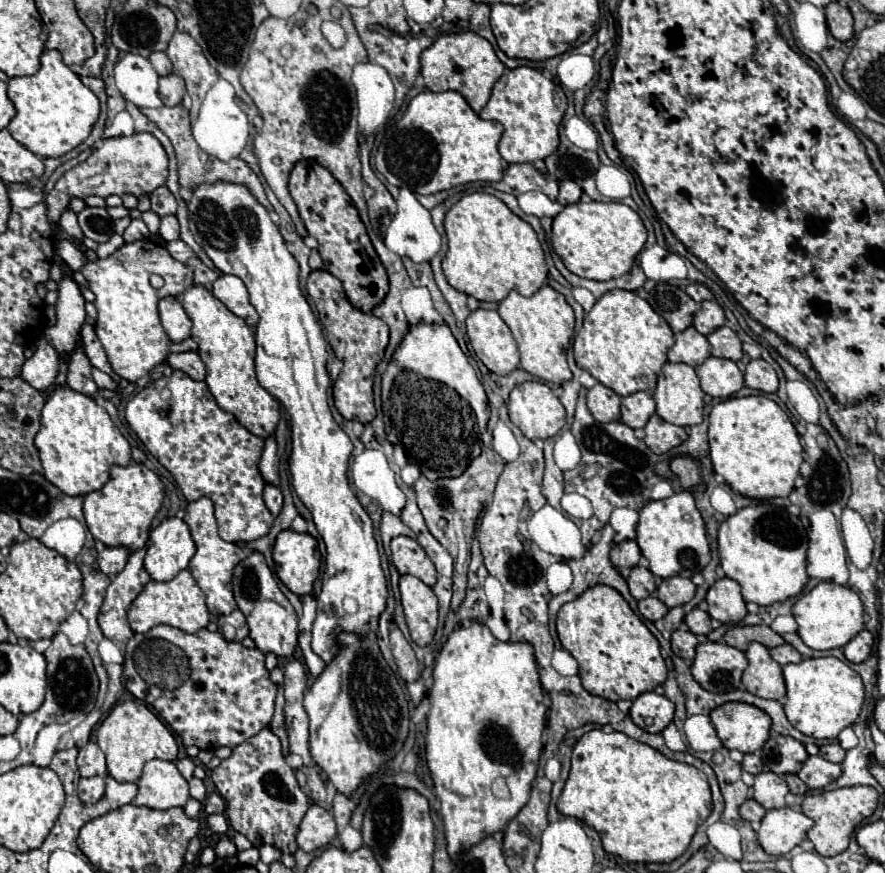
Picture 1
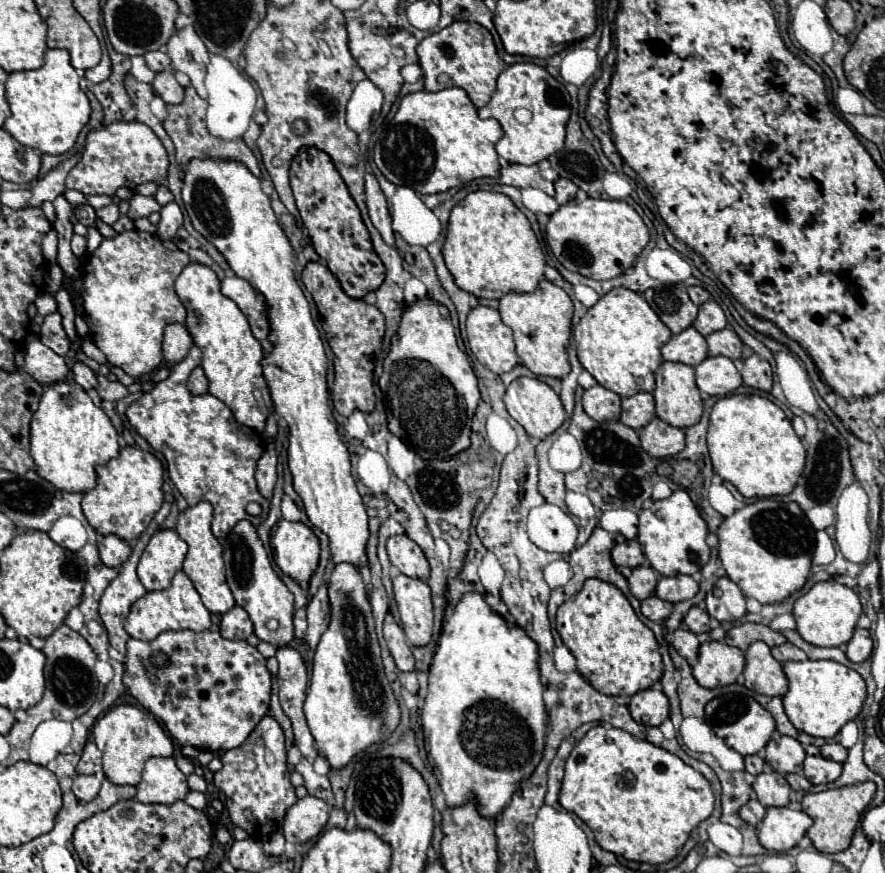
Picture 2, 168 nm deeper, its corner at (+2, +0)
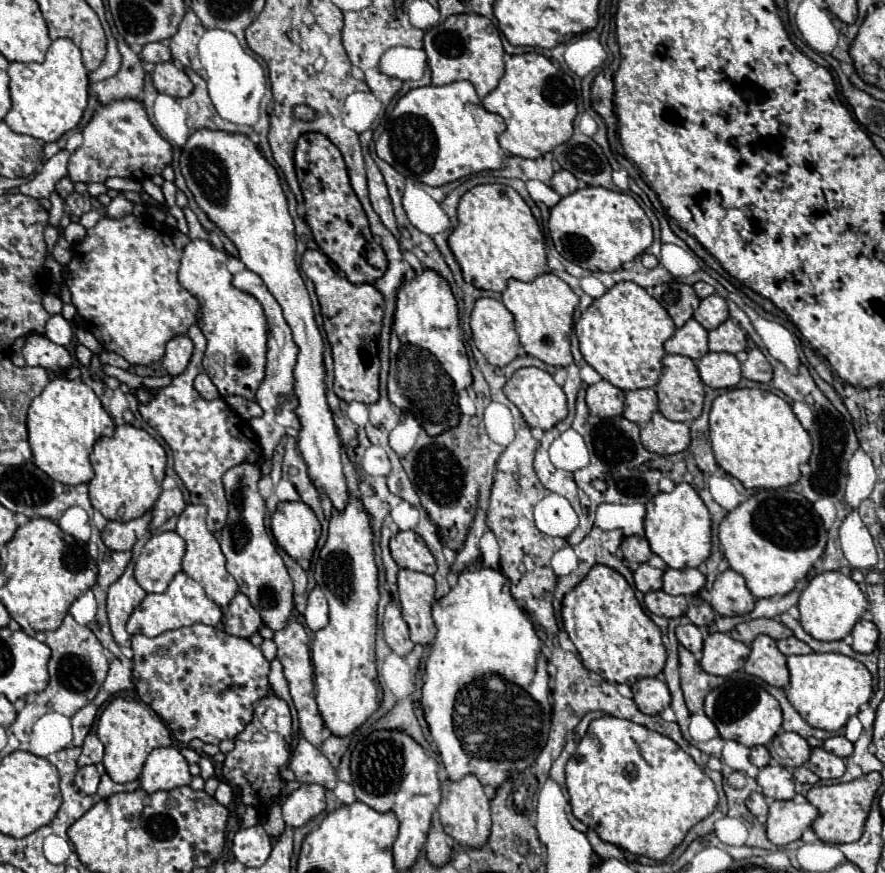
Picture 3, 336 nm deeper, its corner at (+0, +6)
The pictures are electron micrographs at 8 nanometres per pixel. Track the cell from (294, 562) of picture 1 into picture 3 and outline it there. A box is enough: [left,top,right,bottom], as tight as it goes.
[271,502,321,560]

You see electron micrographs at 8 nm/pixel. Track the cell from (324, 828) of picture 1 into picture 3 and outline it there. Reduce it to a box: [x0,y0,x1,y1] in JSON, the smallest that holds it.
[281,784,325,828]

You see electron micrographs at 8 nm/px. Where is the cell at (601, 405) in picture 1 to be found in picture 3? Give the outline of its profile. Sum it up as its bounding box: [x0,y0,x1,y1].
[587,380,625,418]

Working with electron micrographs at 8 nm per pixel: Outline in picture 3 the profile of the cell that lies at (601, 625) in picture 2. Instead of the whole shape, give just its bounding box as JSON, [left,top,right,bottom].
[561,564,667,686]

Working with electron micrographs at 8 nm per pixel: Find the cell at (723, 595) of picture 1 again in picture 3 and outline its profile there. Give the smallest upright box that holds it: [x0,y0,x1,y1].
[711,568,755,616]

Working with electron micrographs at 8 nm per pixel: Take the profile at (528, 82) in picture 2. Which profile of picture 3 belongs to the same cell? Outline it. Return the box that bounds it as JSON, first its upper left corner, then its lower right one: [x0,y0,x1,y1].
[481,52,577,158]

